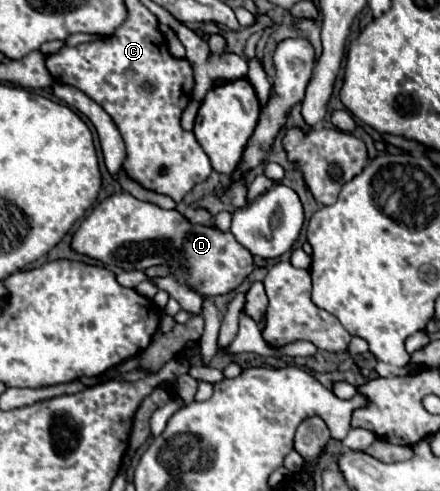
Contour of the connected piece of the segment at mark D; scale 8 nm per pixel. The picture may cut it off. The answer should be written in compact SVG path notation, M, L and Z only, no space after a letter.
M129 193L111 195L95 205L73 235L71 247L77 253L125 271L167 265L179 283L189 285L203 297L231 293L253 271L253 255L235 241L231 231L219 231L213 225L195 225L189 219L185 221L177 209L161 209Z

